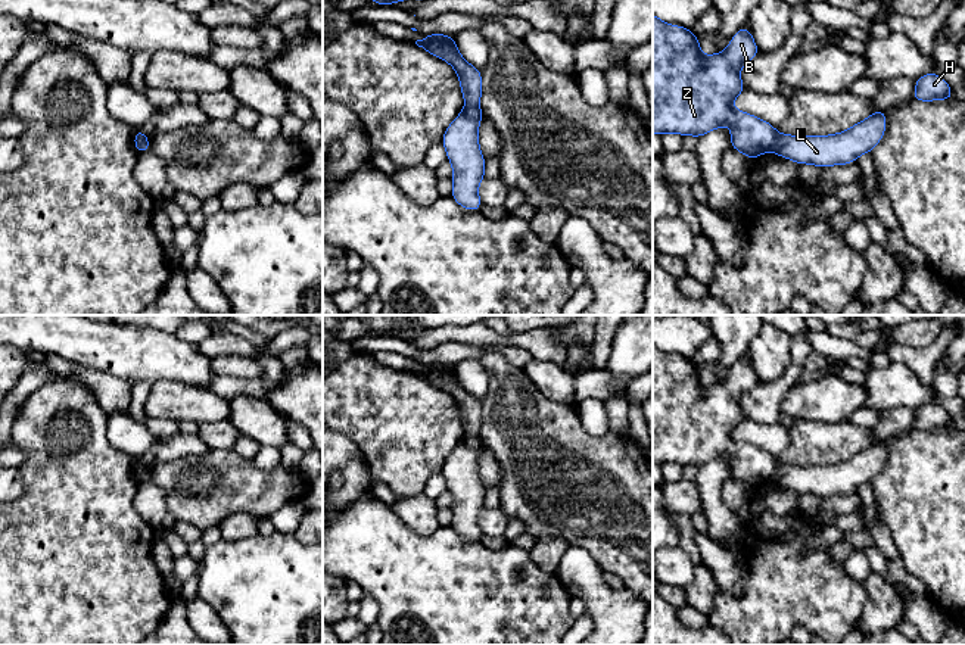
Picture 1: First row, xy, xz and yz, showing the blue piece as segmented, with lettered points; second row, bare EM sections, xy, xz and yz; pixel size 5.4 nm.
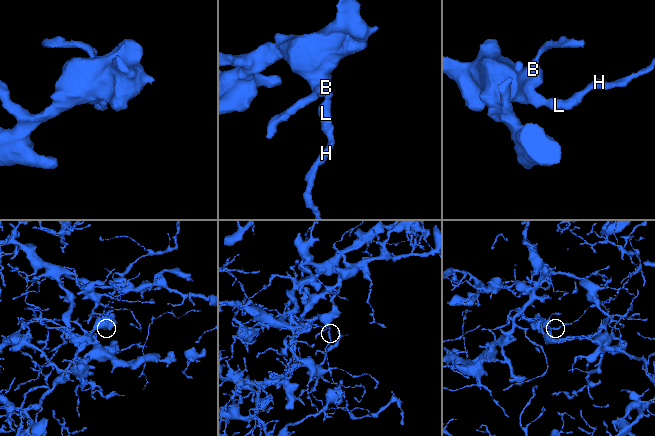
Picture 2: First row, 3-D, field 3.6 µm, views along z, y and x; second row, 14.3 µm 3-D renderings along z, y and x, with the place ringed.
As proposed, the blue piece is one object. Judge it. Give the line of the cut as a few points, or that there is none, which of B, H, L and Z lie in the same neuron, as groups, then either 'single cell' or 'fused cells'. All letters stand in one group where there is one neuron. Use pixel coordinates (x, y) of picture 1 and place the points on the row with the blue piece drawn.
cut in yz along (778, 134), (777, 143), (771, 149); B Z / H L; fused cells

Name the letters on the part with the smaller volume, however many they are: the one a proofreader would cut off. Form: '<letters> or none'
H, L

